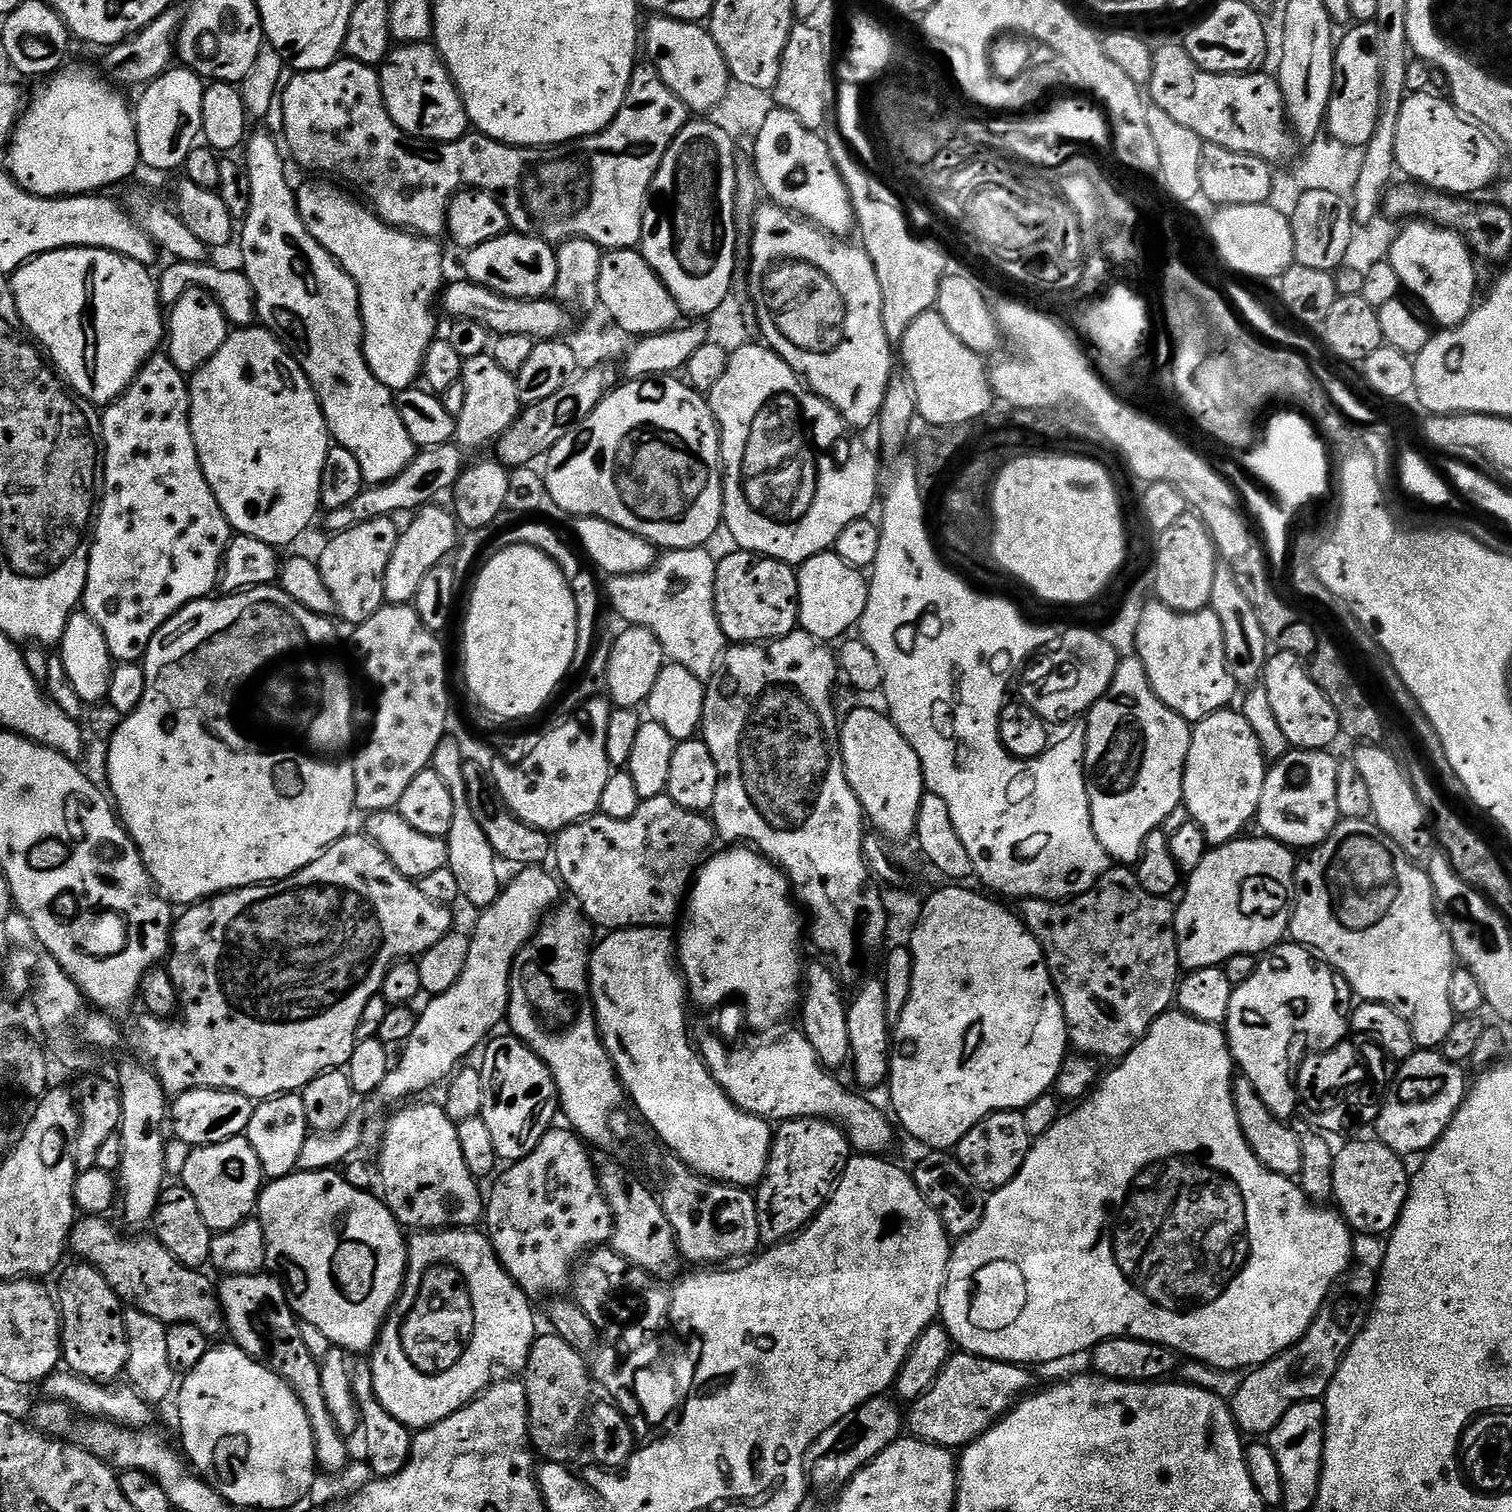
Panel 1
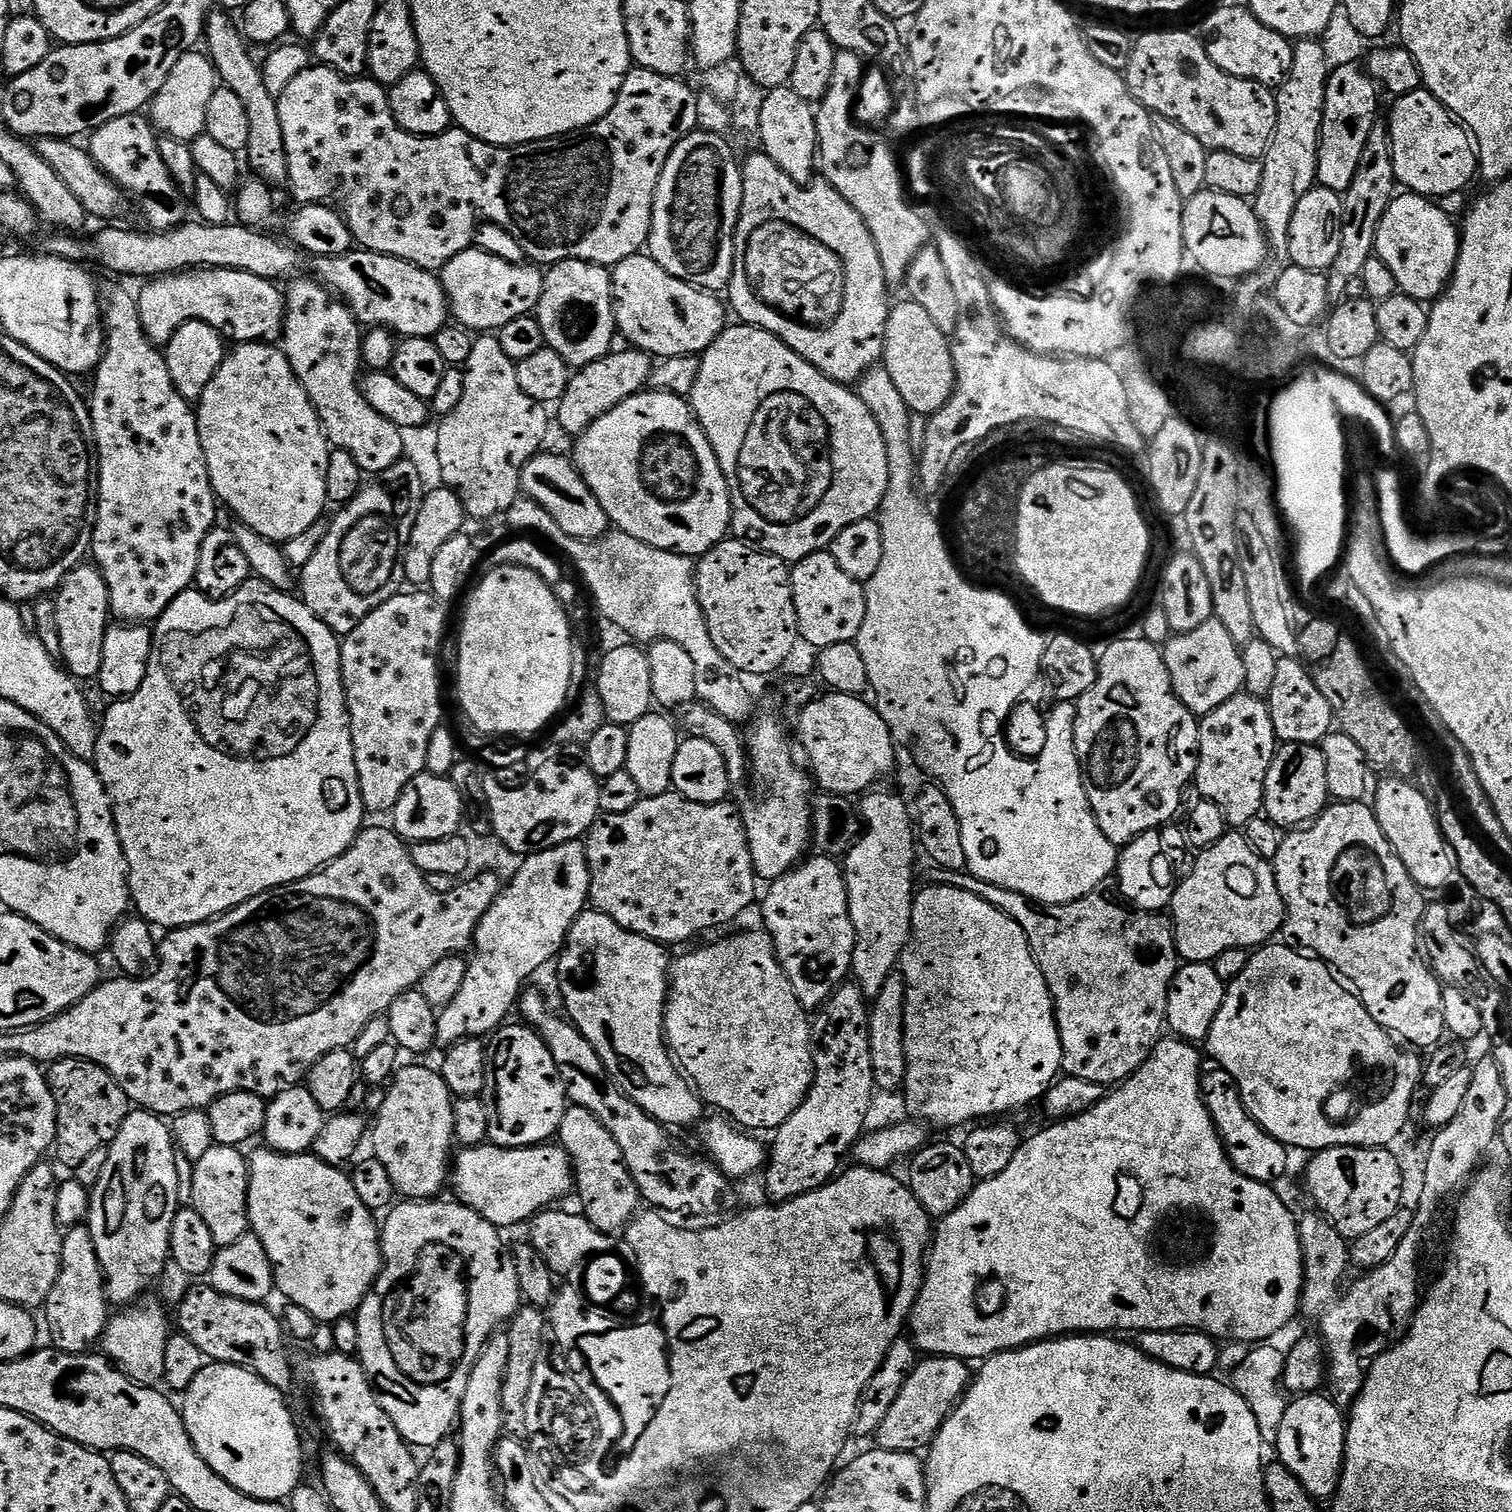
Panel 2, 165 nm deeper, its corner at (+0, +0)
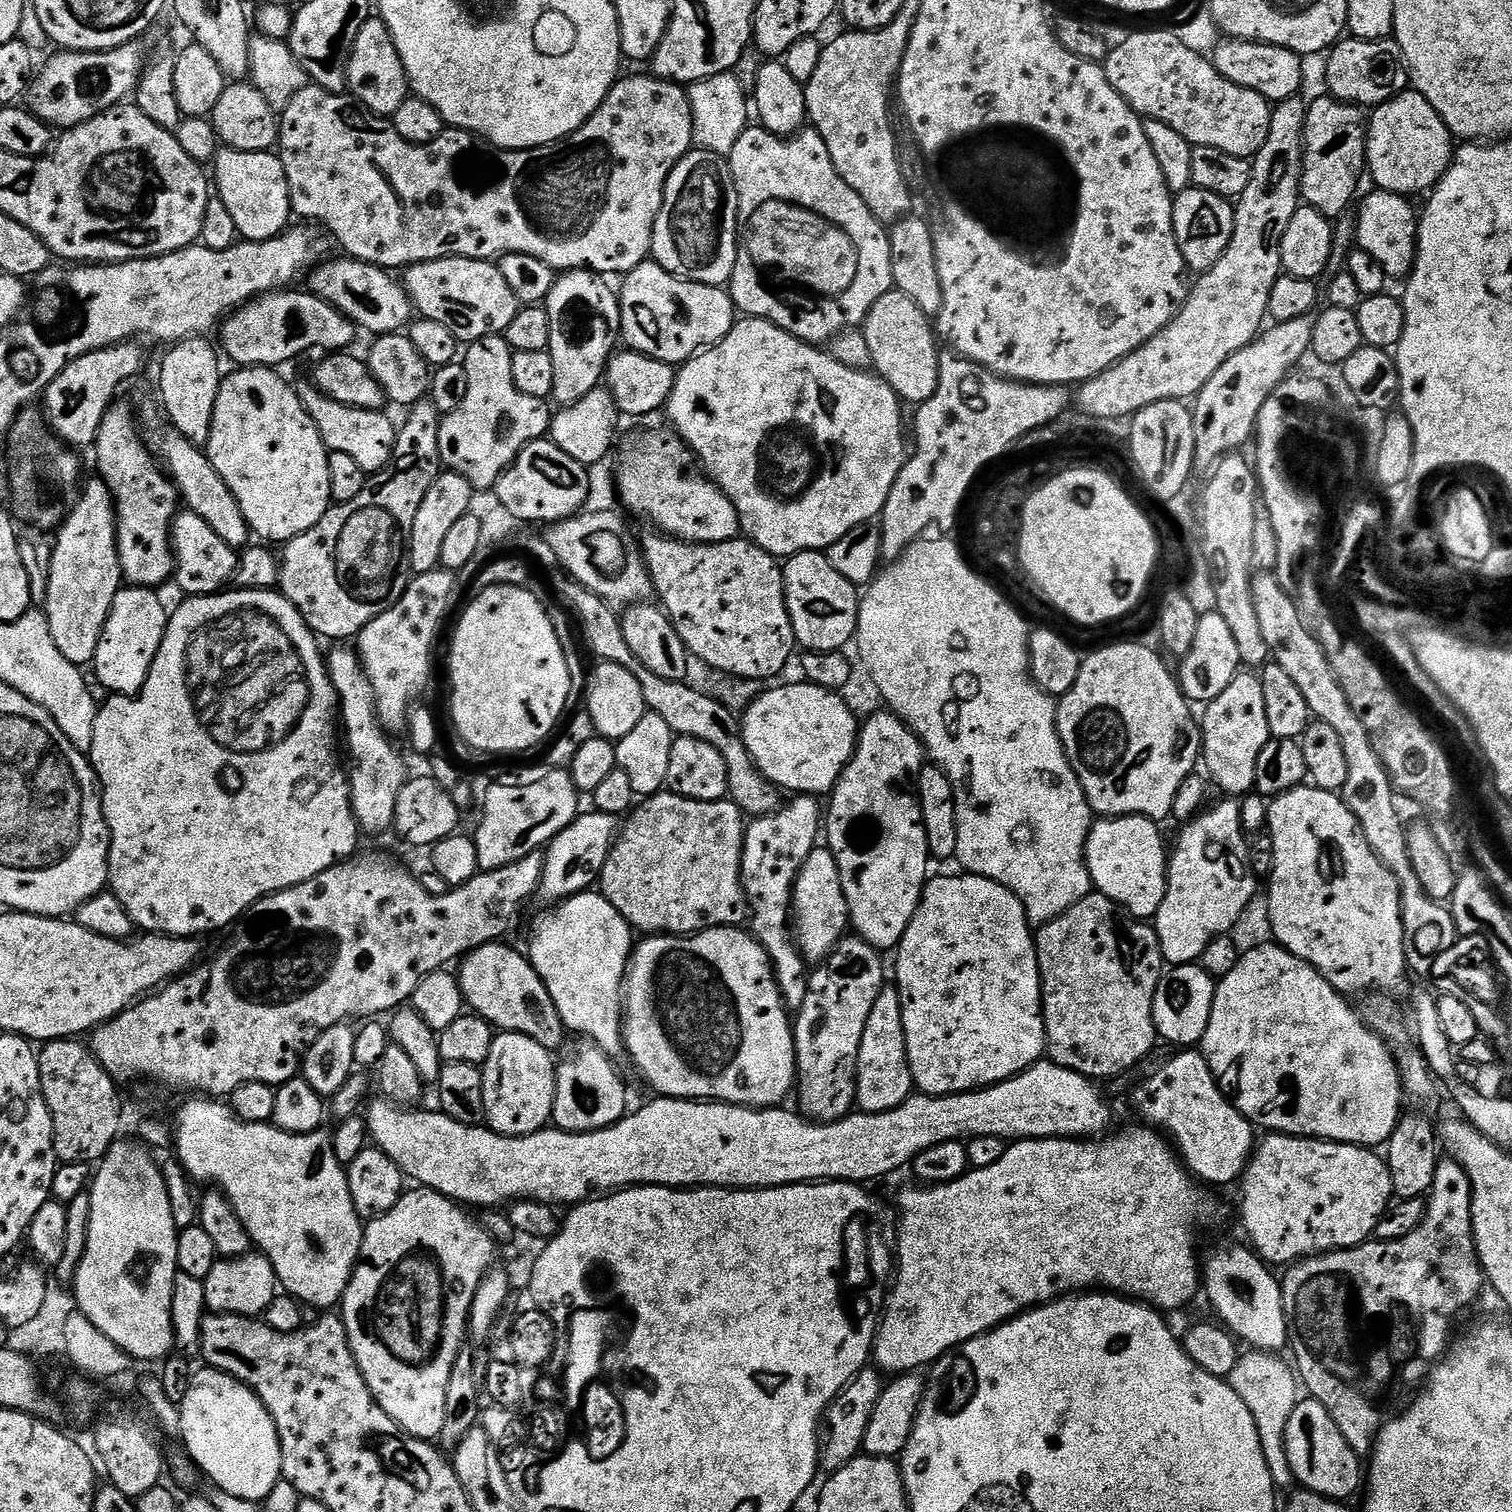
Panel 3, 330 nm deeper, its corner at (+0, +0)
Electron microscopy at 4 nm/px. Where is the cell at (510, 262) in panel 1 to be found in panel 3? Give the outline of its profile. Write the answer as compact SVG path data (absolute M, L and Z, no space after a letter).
M447 256L441 260L431 260L421 264L412 264L402 276L402 283L412 299L412 307L423 319L442 322L461 342L471 342L487 336L498 336L514 322L518 302L514 290L502 278L499 267L491 260L471 260L461 256Z

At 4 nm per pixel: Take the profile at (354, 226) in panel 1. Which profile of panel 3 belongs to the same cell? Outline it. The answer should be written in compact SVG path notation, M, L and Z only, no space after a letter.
M221 147L214 161L214 192L219 200L226 202L234 218L237 233L245 241L269 240L280 235L293 219L292 199L286 182L286 170L275 151L247 152Z

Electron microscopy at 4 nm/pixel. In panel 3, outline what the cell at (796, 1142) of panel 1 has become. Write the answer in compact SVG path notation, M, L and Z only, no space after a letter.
M852 934L841 940L832 955L809 975L806 1002L802 1002L794 1016L798 1092L800 1088L798 1111L805 1121L833 1124L853 1111L856 1104L856 1067L858 1046L862 1046L862 1030L866 1030L866 1018L870 1018L870 1010L874 1002L878 1002L878 994L886 987L884 960L880 956L883 956L881 949L870 946L859 936Z

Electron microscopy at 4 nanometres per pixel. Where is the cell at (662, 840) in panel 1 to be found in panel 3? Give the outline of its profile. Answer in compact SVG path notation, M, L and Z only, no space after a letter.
M661 790L655 796L649 796L643 802L637 803L631 809L627 819L623 821L610 854L606 858L604 868L598 873L599 891L612 903L614 910L618 910L618 914L624 916L627 924L632 925L637 933L644 932L640 934L694 936L696 933L704 932L708 928L726 928L743 925L746 920L746 897L744 895L744 887L740 881L740 867L742 866L745 827L746 816L731 798L723 800L691 800L685 796L679 796L674 791Z

